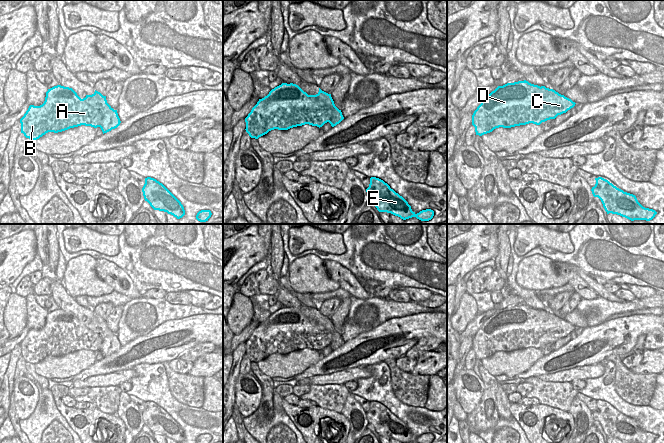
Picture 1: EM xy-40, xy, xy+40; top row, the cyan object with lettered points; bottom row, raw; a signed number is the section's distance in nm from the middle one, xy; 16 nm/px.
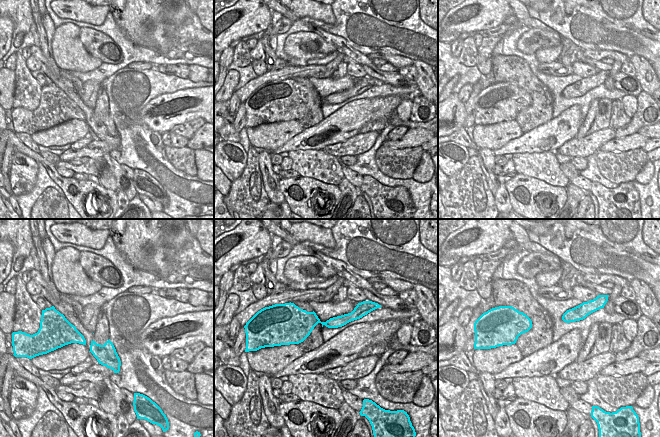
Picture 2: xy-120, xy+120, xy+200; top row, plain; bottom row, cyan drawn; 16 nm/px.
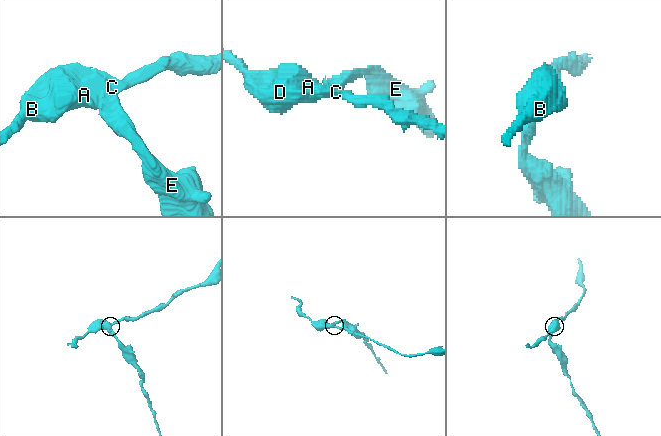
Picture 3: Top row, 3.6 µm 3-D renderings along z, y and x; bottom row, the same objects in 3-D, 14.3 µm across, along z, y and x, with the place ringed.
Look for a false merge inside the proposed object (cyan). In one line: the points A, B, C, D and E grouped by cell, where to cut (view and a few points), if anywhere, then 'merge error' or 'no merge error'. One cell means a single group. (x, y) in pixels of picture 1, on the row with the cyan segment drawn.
A B C D / E | xy-40 (118, 117), (116, 120), (112, 120), (107, 112), (99, 126) | merge error

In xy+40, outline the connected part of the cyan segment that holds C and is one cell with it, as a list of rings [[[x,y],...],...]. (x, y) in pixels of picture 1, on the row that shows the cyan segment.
[[[526,80],[507,83],[483,99],[472,115],[472,125],[479,136],[499,127],[511,128],[529,123],[540,125],[566,113],[575,104],[553,89]]]

